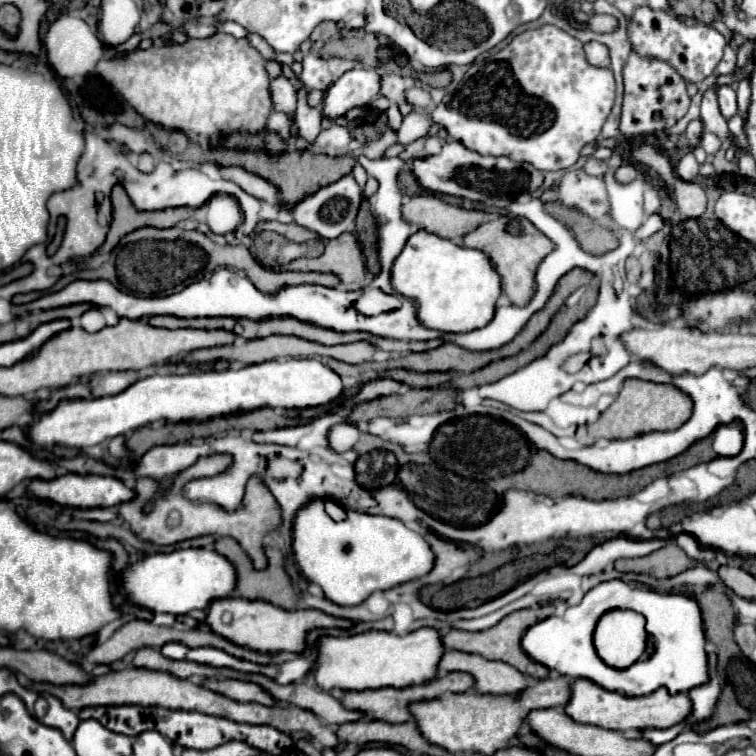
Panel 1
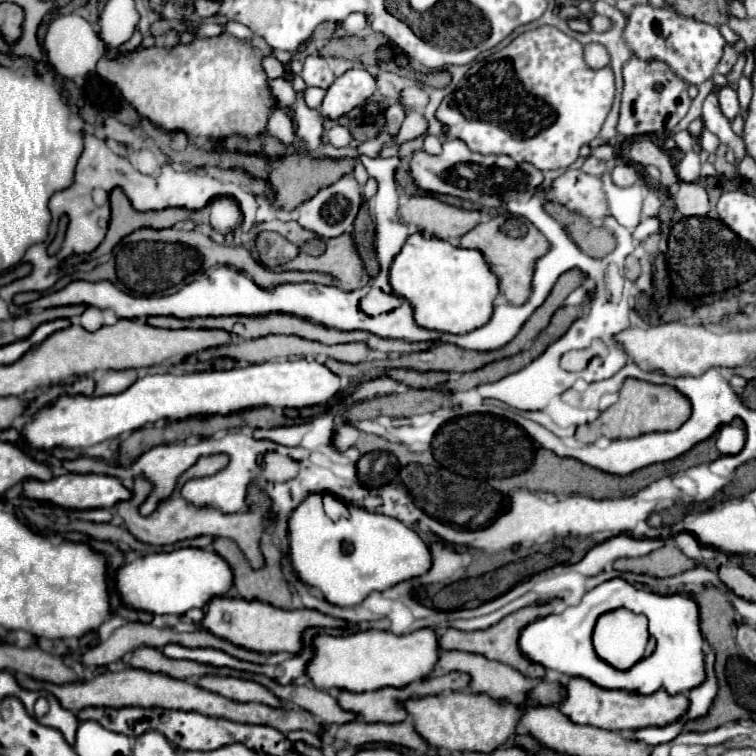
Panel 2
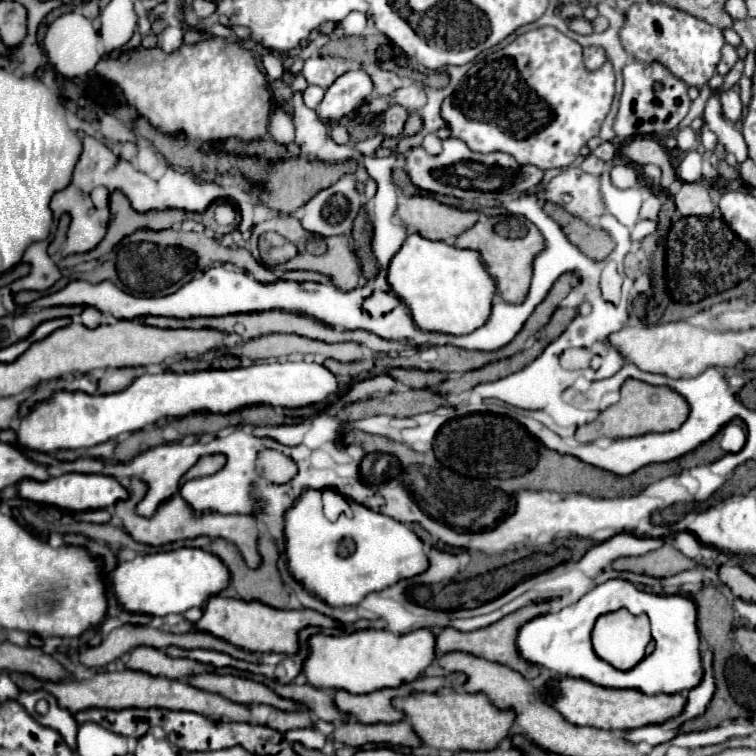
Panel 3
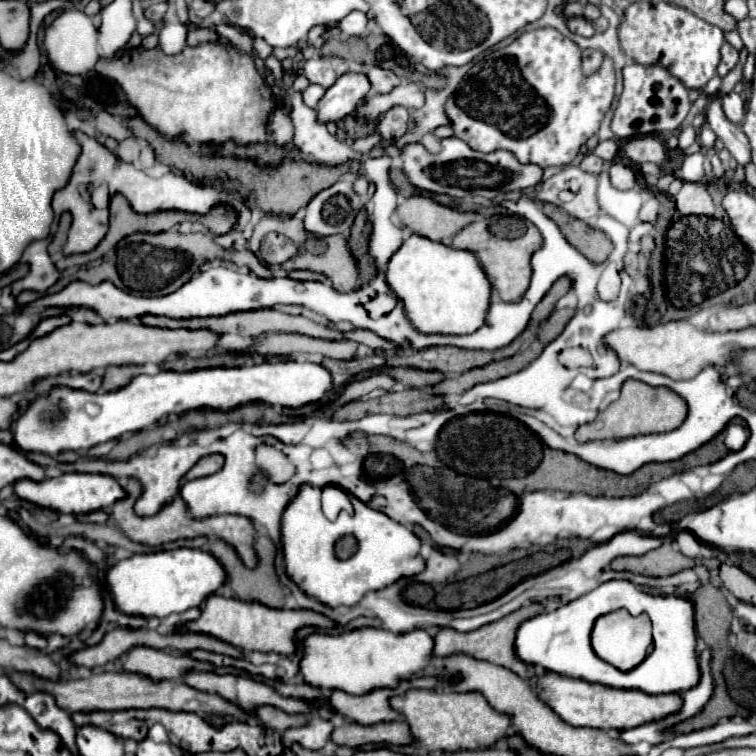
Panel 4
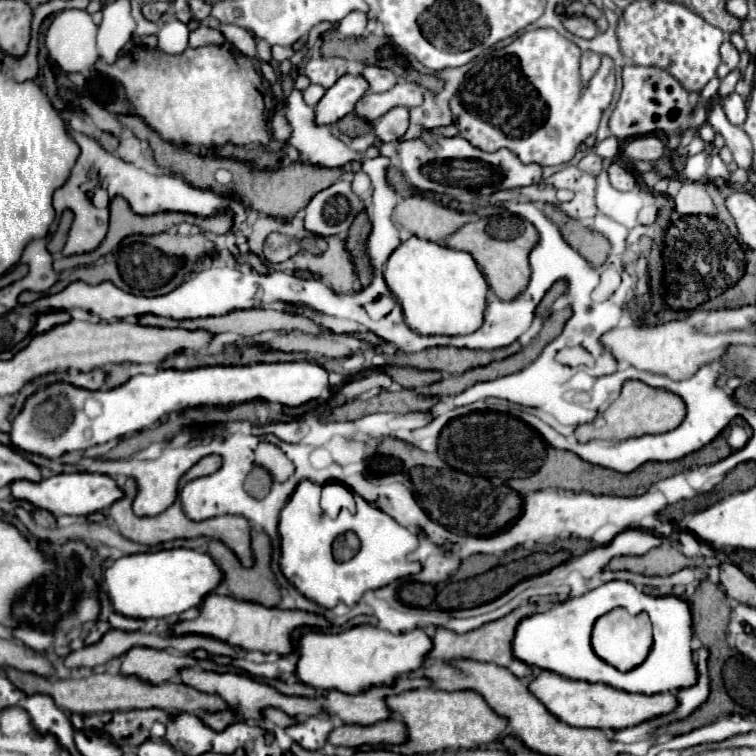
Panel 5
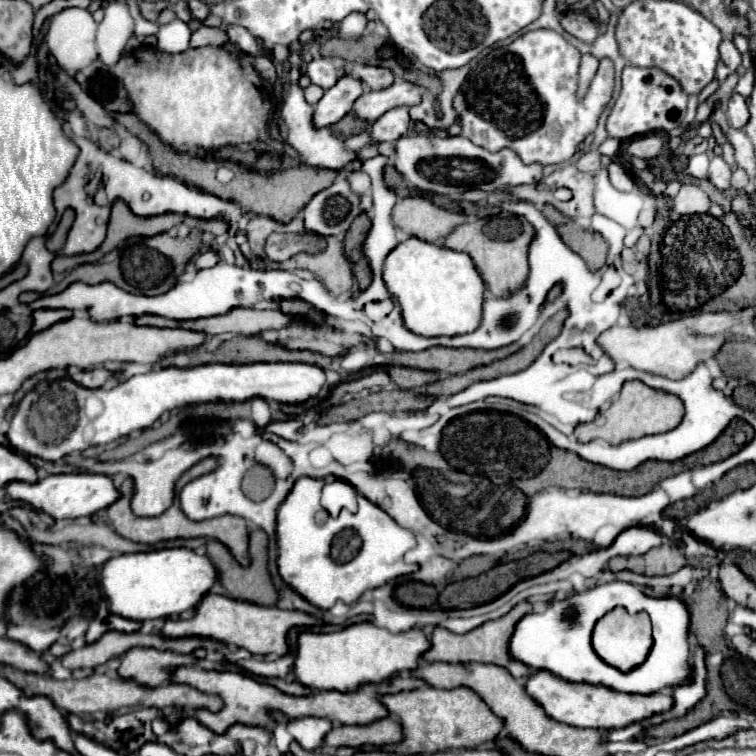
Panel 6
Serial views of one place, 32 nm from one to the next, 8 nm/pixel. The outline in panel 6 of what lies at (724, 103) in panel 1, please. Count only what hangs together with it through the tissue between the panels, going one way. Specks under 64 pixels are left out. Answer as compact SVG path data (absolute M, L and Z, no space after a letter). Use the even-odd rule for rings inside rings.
M732 94L728 104L726 104L726 116L728 122L734 128L742 128L748 122L748 106L746 106L746 98L740 94Z

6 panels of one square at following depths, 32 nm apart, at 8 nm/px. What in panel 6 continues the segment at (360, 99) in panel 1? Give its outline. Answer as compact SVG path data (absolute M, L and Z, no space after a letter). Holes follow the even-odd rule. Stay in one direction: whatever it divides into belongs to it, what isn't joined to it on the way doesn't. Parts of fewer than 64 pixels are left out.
M342 76L314 106L314 126L332 126L342 120L352 110L352 104L362 96L362 92L364 86L358 78Z

